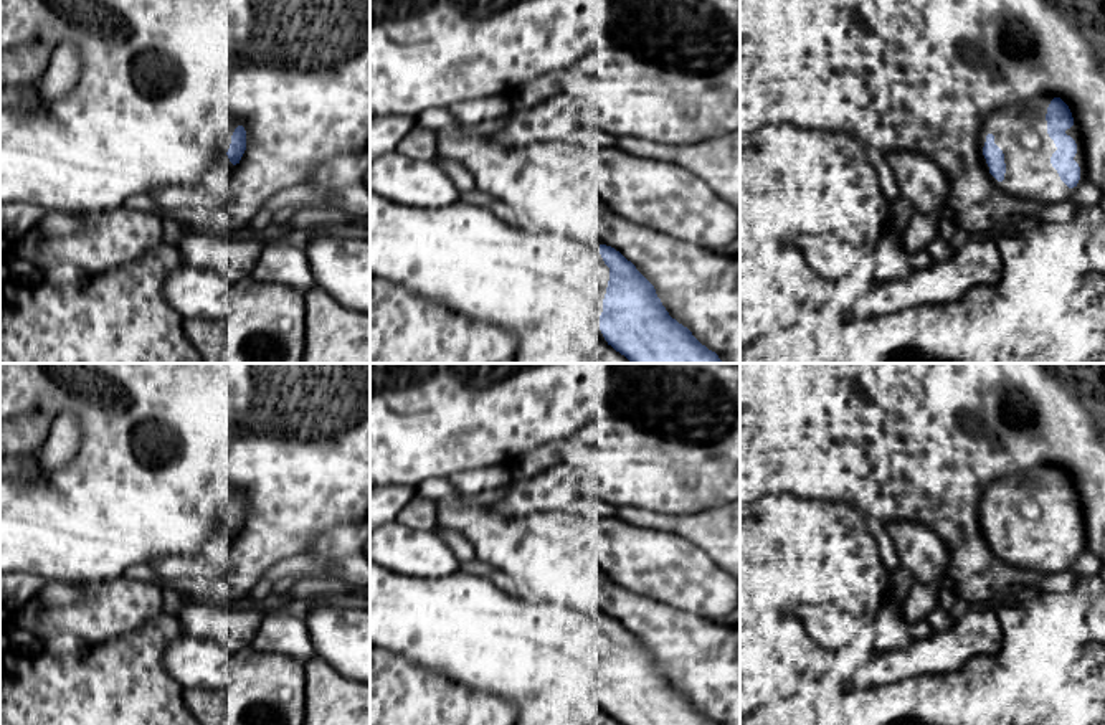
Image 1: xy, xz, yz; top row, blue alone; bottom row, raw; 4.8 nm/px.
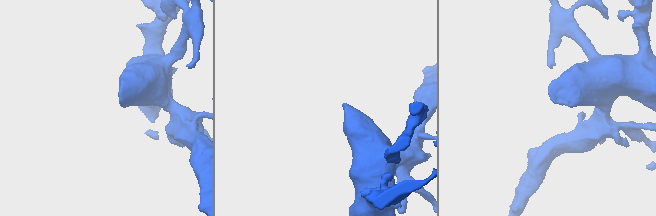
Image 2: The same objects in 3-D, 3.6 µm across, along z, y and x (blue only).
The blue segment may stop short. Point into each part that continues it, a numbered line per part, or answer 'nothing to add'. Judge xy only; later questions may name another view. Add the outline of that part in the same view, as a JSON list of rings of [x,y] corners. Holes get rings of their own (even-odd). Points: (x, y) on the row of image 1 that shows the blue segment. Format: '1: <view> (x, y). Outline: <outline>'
1: xy (220, 175). Outline: [[[216,155],[213,165],[205,177],[205,187],[211,193],[218,193],[221,198],[228,198],[228,187],[233,182],[233,163],[228,155]]]

